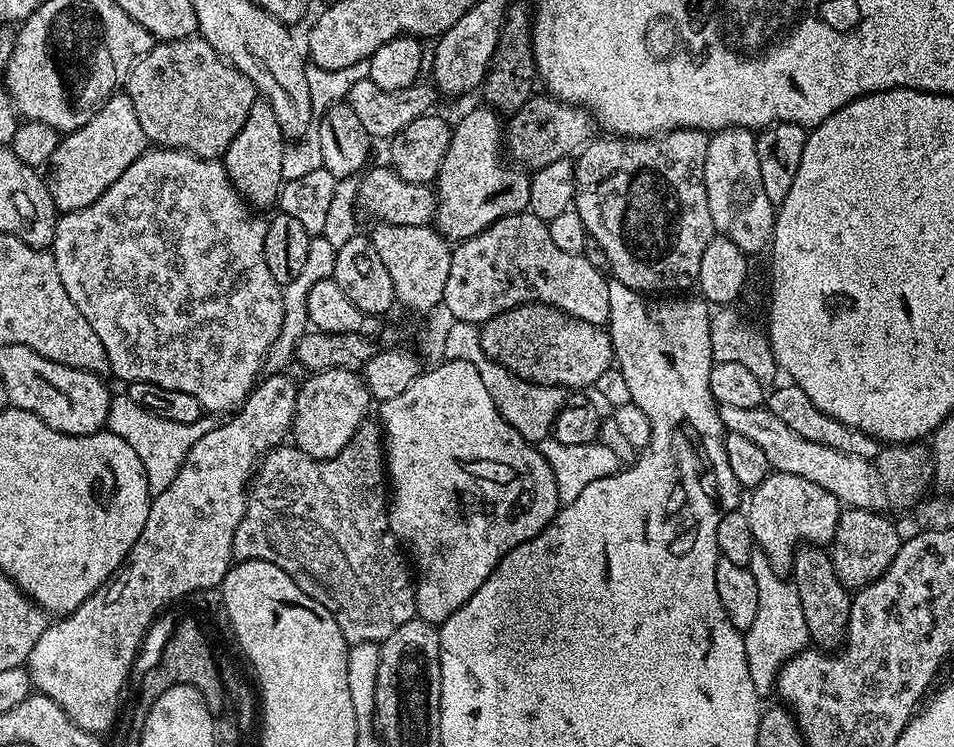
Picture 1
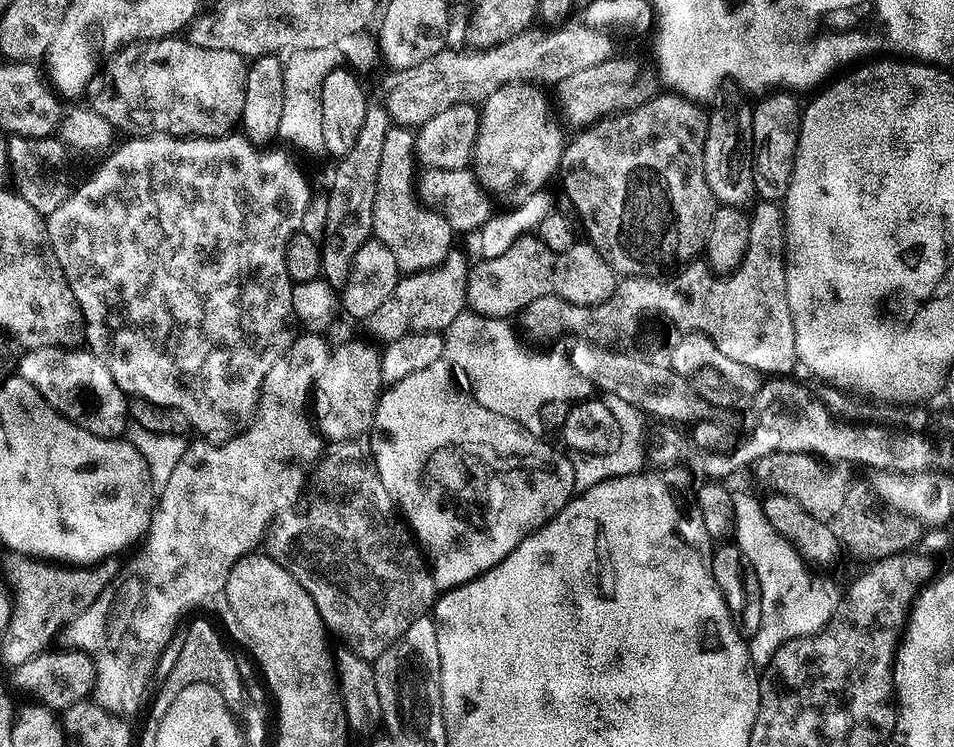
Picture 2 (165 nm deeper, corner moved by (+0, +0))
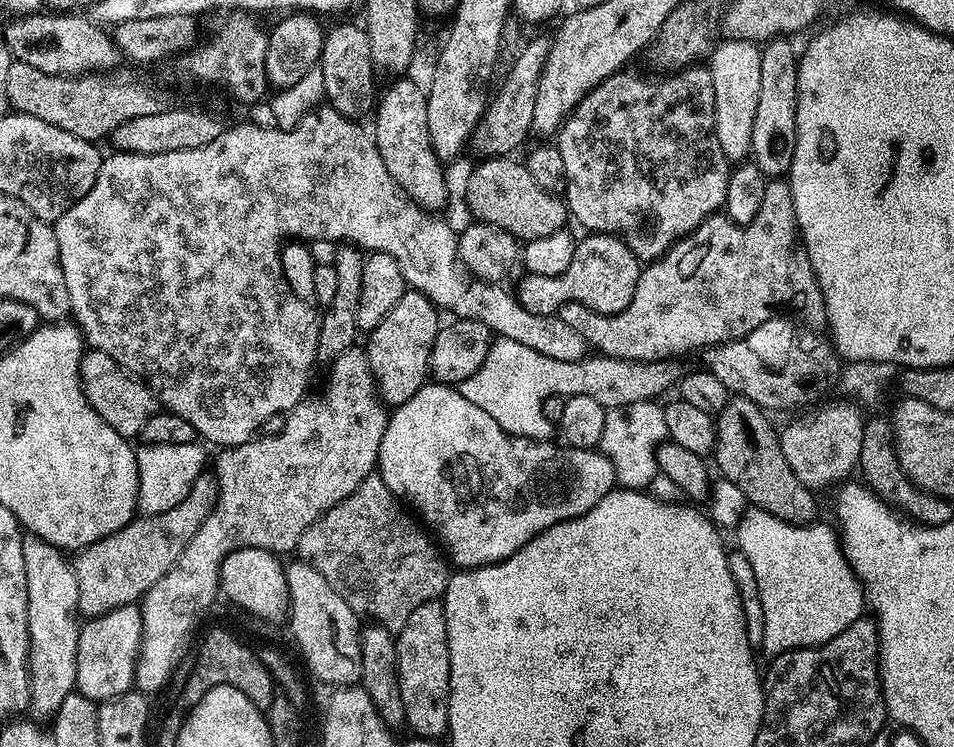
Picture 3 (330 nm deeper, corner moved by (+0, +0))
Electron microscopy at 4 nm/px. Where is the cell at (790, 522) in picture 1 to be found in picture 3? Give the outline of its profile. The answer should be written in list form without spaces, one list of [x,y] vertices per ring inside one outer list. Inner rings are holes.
[[[840,400],[813,416],[804,416],[786,425],[784,432],[782,428],[779,433],[782,454],[786,462],[790,462],[790,470],[798,474],[798,482],[813,490],[828,488],[831,484],[843,485],[860,463],[865,423],[866,416],[860,413],[858,405]]]

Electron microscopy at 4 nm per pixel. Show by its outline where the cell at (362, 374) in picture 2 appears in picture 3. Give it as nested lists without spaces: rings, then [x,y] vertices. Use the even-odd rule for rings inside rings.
[[[405,290],[398,306],[394,306],[394,310],[390,310],[390,314],[386,314],[386,318],[382,318],[382,322],[378,322],[378,326],[372,332],[367,333],[368,348],[366,347],[366,355],[368,365],[376,380],[380,398],[385,405],[405,404],[414,394],[418,394],[420,387],[429,379],[432,347],[442,327],[439,315],[441,316],[441,313],[428,297],[415,290]]]

